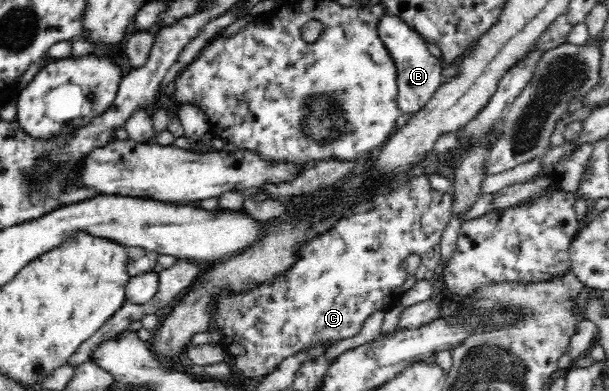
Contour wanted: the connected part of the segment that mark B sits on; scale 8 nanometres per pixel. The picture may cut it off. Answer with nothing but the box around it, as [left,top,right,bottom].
[381,16,442,116]

